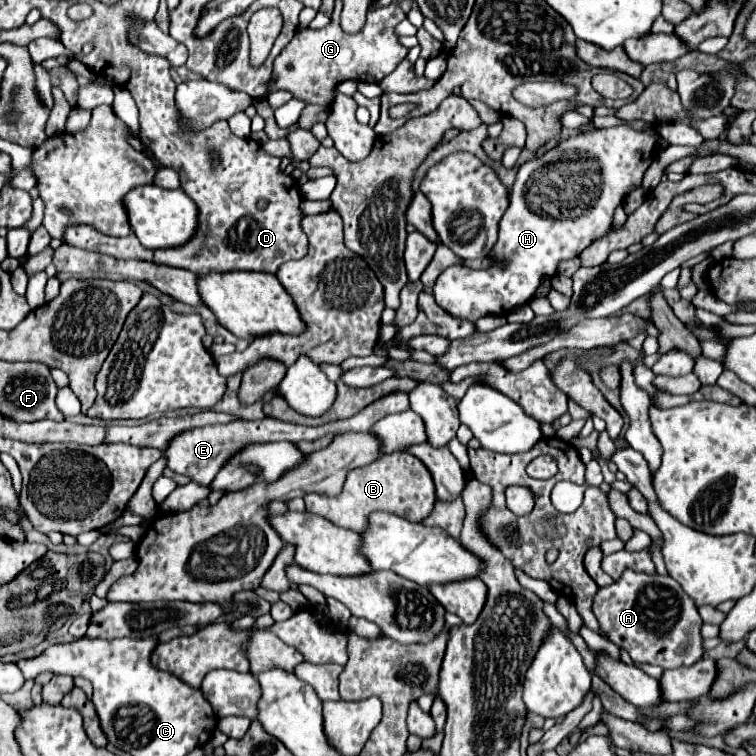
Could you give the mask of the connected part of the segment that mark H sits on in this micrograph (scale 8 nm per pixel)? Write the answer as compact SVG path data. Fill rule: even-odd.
M612 127L612 129L596 129L592 133L582 133L578 137L562 139L560 145L548 151L540 159L526 161L518 169L518 177L510 195L510 207L506 209L500 221L498 243L492 249L492 255L506 259L506 269L492 267L488 271L474 271L464 265L452 265L434 283L436 301L444 301L444 311L456 319L478 321L486 315L508 315L510 309L528 303L540 277L552 277L556 273L556 265L562 259L578 257L594 239L602 237L610 225L616 205L630 193L636 185L642 183L644 171L656 157L656 143L648 131L634 131L630 127ZM578 201L588 201L586 211L580 211Z

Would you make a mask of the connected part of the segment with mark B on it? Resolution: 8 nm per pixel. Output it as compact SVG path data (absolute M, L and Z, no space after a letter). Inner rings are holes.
M392 453L388 457L380 457L380 461L372 461L370 465L352 469L346 477L344 489L338 497L304 497L306 509L314 515L326 517L338 527L352 529L356 533L364 533L368 529L368 517L376 511L394 513L414 523L422 523L436 505L436 491L430 471L422 461L418 461L412 453Z

